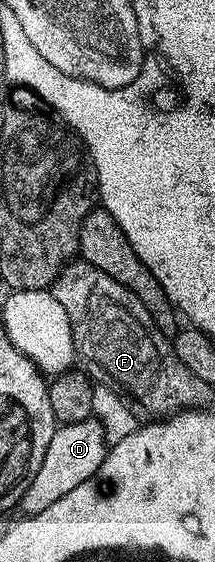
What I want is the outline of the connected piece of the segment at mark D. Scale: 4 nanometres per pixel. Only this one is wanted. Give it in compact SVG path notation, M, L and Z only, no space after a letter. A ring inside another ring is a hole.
M94 417L87 418L86 421L78 421L77 424L62 424L57 427L43 456L42 465L34 476L34 482L23 494L21 511L28 516L45 511L54 504L54 501L66 496L71 489L78 488L83 480L88 480L101 467L107 451L108 441L104 428Z

